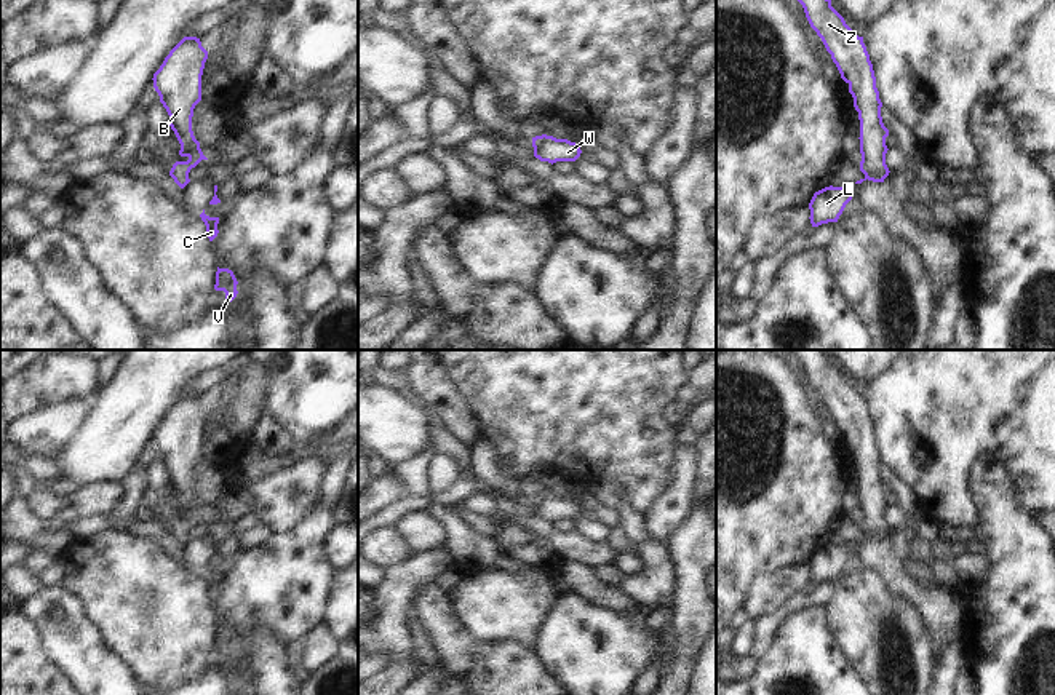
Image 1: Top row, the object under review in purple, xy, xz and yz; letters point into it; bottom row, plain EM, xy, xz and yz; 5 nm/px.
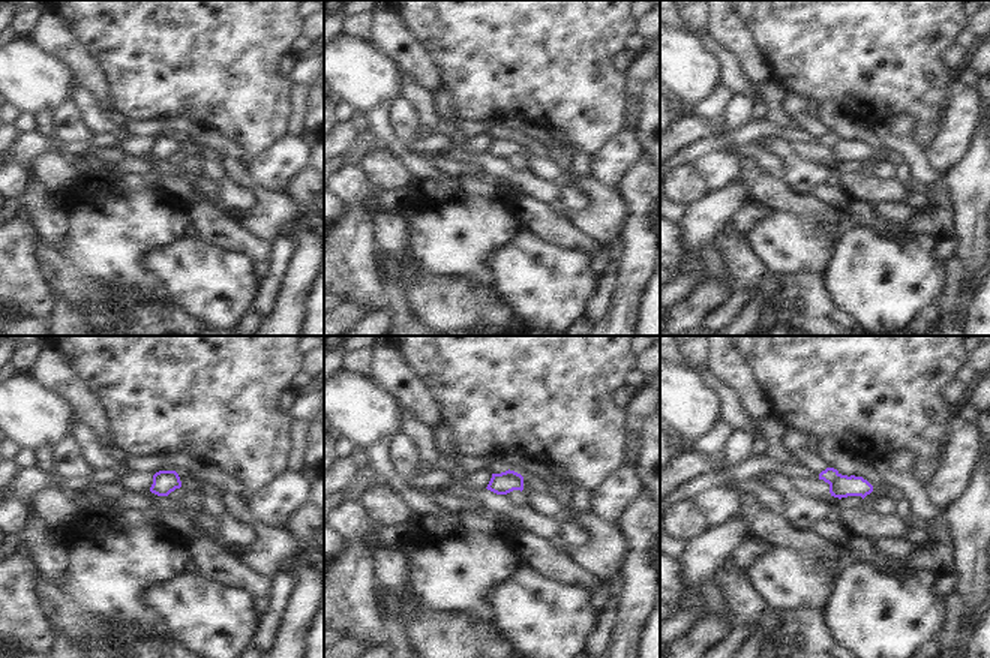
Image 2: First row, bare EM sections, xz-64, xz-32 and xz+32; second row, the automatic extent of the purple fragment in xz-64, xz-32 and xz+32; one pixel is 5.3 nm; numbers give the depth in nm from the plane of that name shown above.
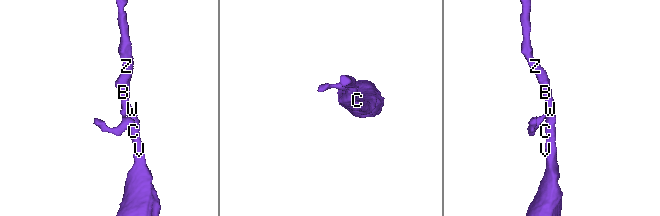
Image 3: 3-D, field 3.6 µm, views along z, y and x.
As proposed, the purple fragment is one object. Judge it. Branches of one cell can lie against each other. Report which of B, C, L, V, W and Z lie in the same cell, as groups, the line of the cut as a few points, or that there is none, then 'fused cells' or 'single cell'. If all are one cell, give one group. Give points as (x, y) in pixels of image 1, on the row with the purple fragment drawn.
B C V W Z / L | xy (187, 160), (191, 168) | fused cells

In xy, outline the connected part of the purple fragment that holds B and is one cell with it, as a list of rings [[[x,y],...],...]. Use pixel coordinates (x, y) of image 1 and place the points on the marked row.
[[[184,37],[152,78],[160,102],[169,115],[169,126],[181,144],[179,155],[189,158],[190,168],[208,160],[192,131],[193,109],[201,101],[201,75],[206,59],[208,51],[200,38]]]

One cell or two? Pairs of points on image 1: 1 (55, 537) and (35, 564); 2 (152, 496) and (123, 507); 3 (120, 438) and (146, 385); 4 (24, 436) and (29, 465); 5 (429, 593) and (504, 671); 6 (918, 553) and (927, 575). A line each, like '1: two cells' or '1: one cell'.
1: two cells
2: two cells
3: one cell
4: two cells
5: one cell
6: two cells

